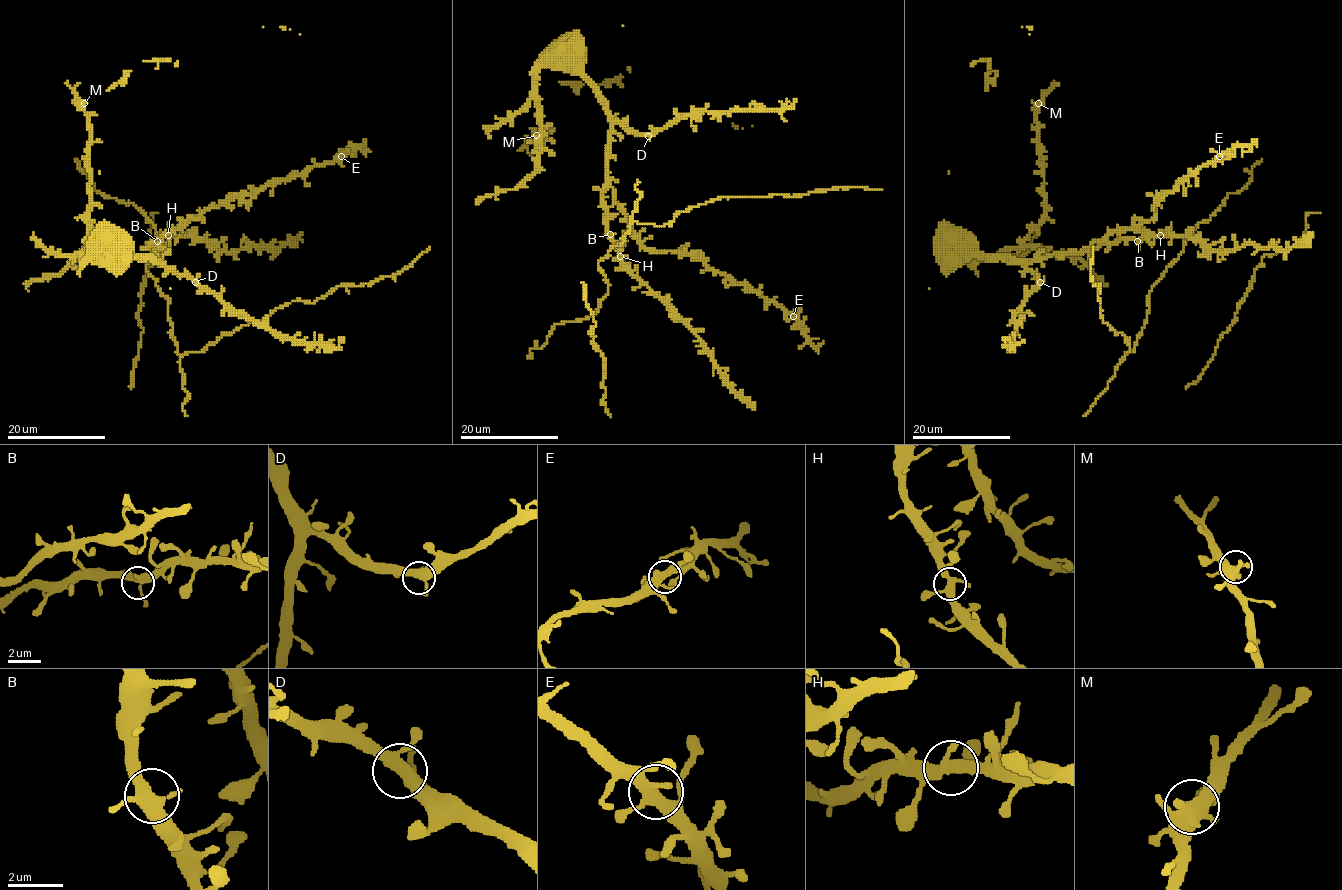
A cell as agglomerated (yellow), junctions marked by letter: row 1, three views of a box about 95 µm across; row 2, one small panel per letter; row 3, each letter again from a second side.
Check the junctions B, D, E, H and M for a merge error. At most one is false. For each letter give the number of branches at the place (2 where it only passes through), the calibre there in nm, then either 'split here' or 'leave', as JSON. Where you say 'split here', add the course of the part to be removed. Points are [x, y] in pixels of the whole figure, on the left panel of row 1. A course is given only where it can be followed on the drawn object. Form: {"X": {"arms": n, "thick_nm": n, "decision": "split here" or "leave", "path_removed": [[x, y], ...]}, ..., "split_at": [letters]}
{"B": {"arms": 4, "thick_nm": 400, "decision": "leave"}, "D": {"arms": 4, "thick_nm": 400, "decision": "leave"}, "E": {"arms": 4, "thick_nm": 400, "decision": "leave"}, "H": {"arms": 4, "thick_nm": 400, "decision": "leave"}, "M": {"arms": 4, "thick_nm": 460, "decision": "leave"}, "split_at": []}

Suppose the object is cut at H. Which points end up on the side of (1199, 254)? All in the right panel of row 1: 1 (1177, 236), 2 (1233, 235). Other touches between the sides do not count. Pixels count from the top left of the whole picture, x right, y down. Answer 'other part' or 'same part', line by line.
1: same part
2: same part

